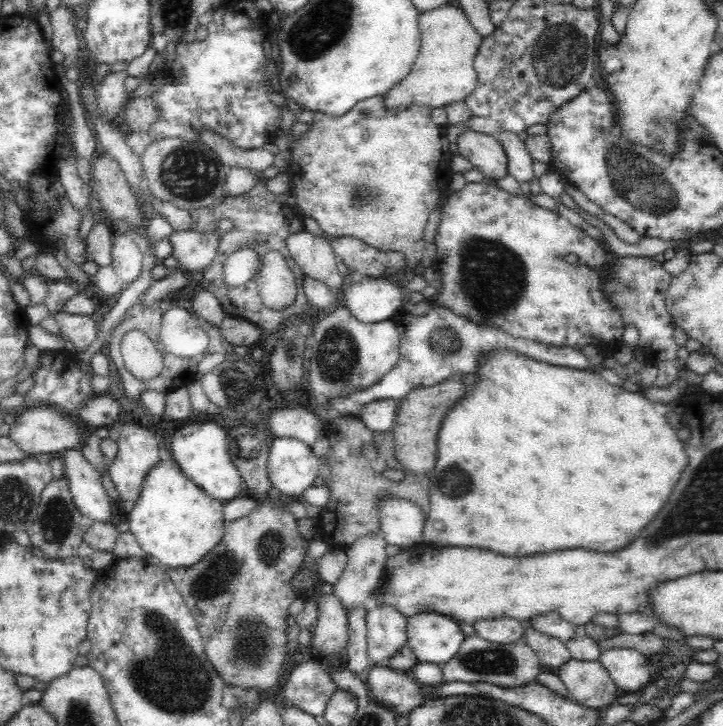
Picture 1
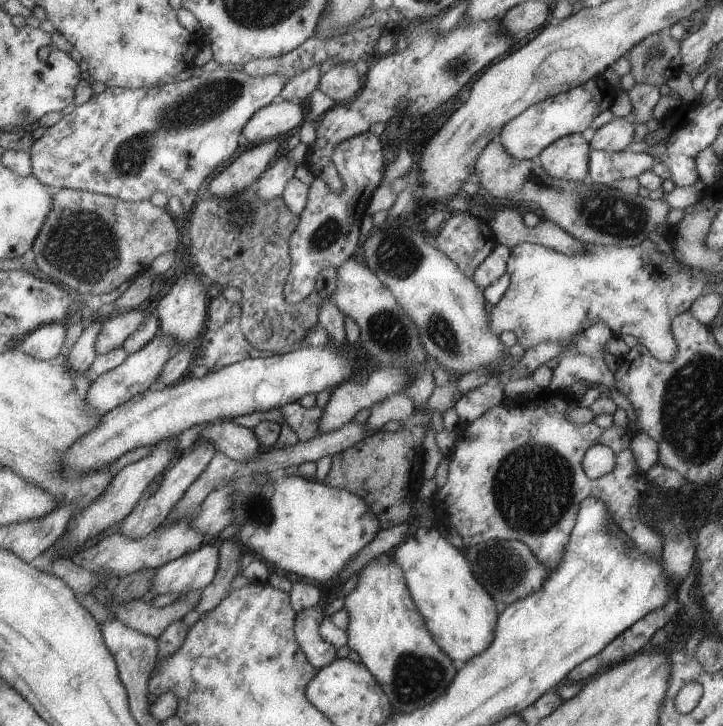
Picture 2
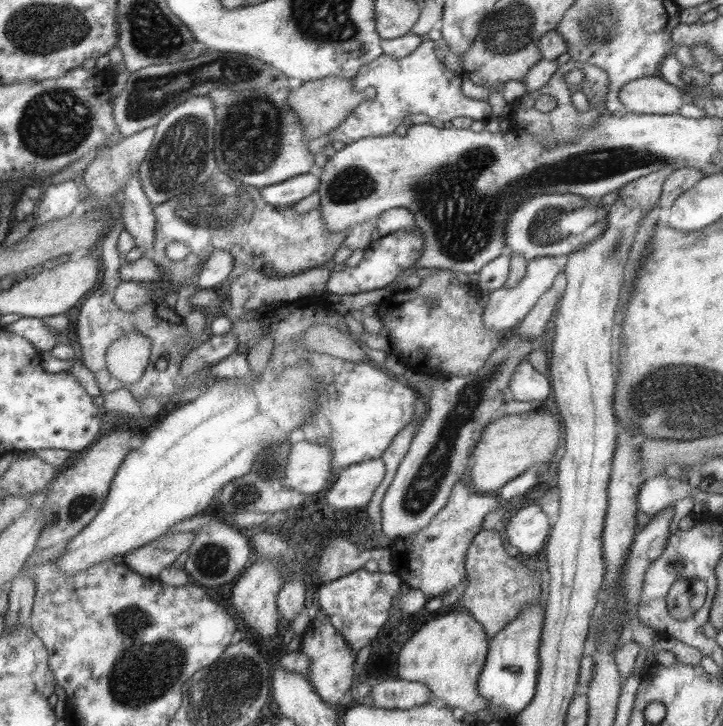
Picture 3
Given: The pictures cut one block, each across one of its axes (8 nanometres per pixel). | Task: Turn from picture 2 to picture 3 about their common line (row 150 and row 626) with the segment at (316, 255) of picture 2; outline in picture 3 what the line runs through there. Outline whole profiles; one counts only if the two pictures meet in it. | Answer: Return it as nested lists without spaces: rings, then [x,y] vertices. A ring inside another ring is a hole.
[[[363,568],[347,574],[347,576],[327,582],[320,586],[317,593],[317,604],[330,618],[333,628],[349,645],[355,654],[371,643],[385,624],[391,608],[391,598],[398,595],[402,581],[392,572],[369,573]]]

